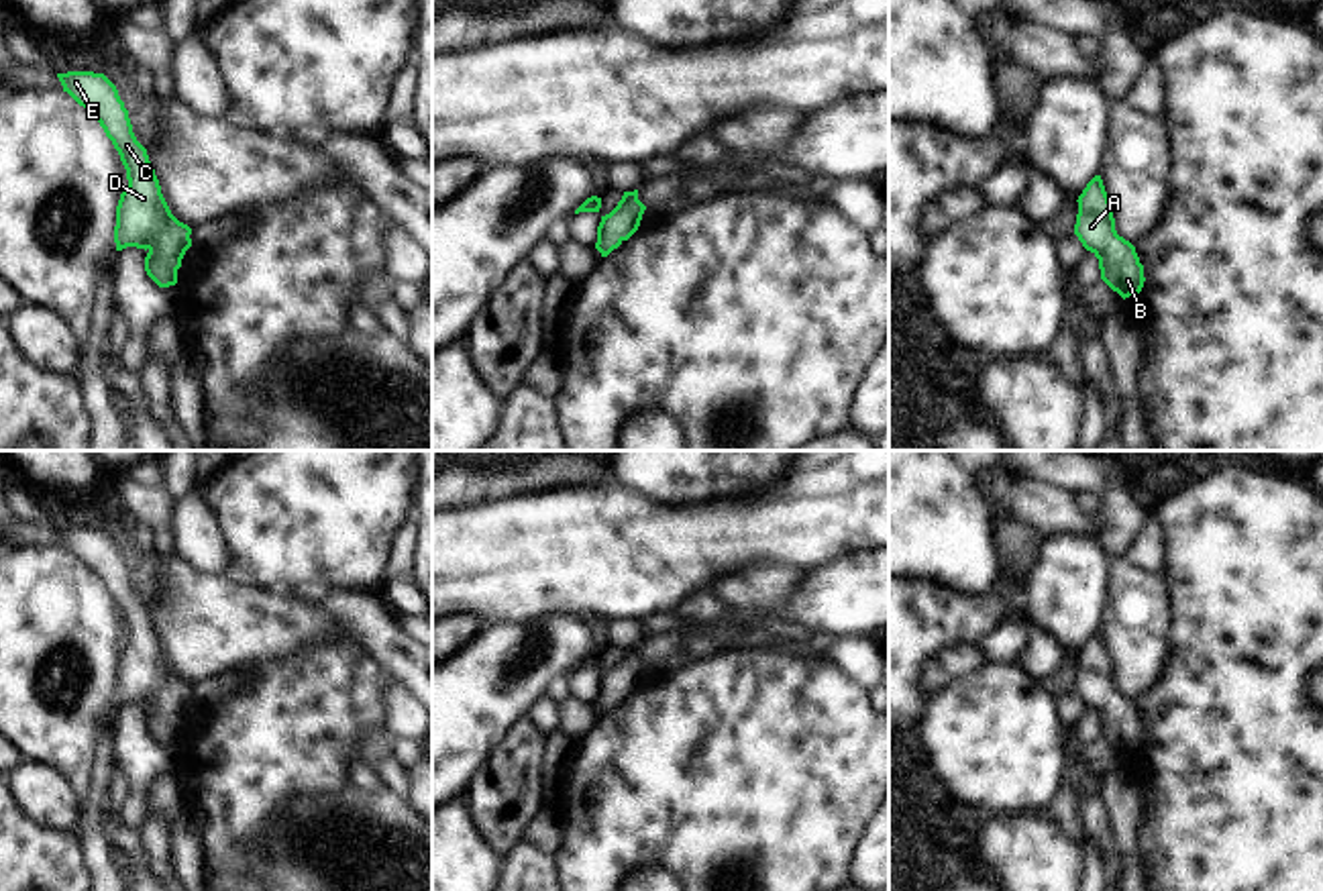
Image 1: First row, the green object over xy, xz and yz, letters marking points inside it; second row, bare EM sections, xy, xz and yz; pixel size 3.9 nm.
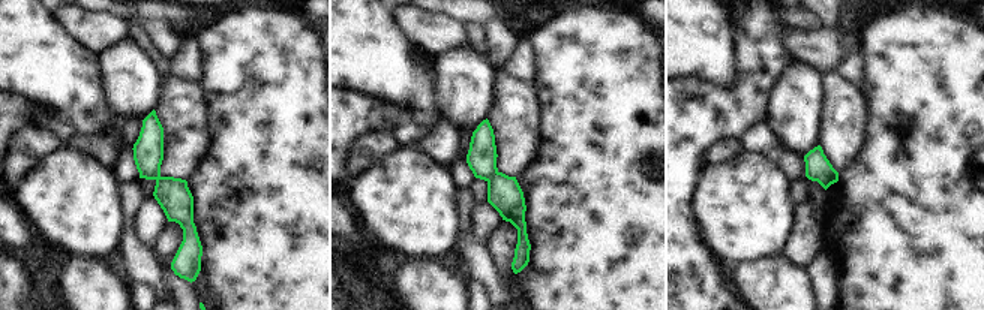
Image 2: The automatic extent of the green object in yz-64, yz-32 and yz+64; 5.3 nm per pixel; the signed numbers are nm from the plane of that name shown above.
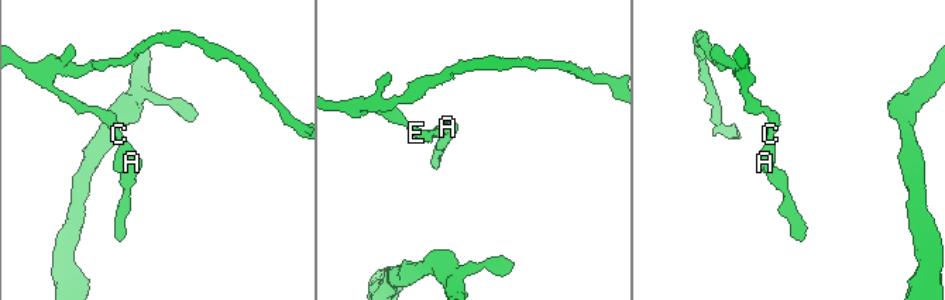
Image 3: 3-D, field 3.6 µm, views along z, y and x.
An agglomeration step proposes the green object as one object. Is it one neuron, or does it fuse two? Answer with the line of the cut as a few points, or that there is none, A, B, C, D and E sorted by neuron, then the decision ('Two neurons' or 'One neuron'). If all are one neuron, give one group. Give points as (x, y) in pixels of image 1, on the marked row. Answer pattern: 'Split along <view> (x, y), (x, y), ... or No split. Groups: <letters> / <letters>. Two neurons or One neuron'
No split. Groups: A B C D E. One neuron.

